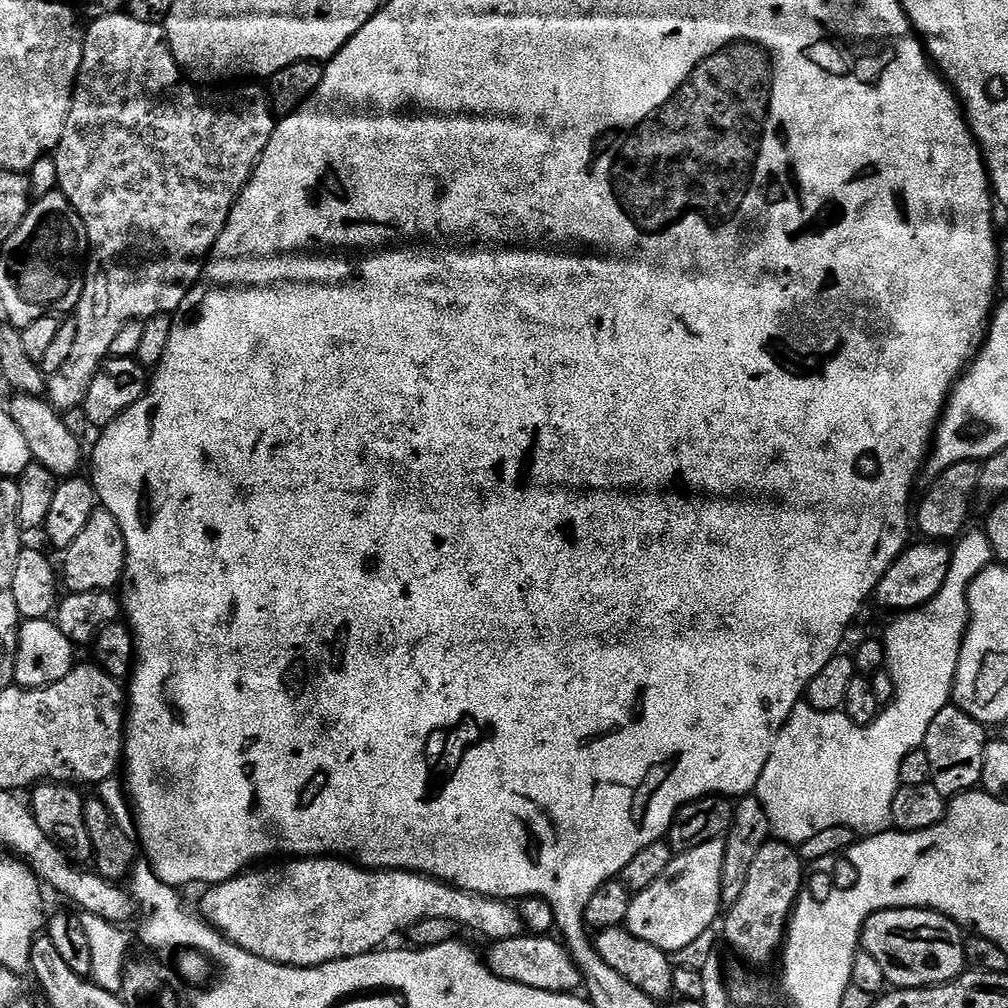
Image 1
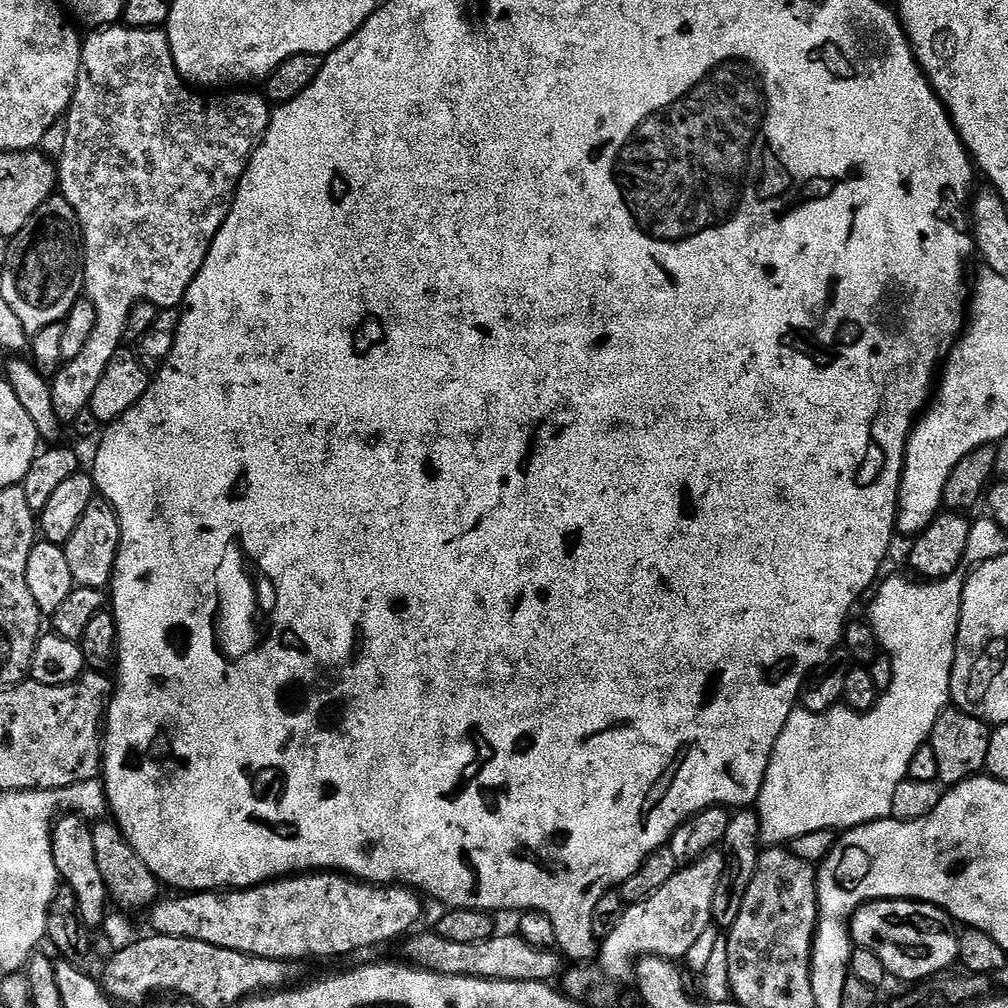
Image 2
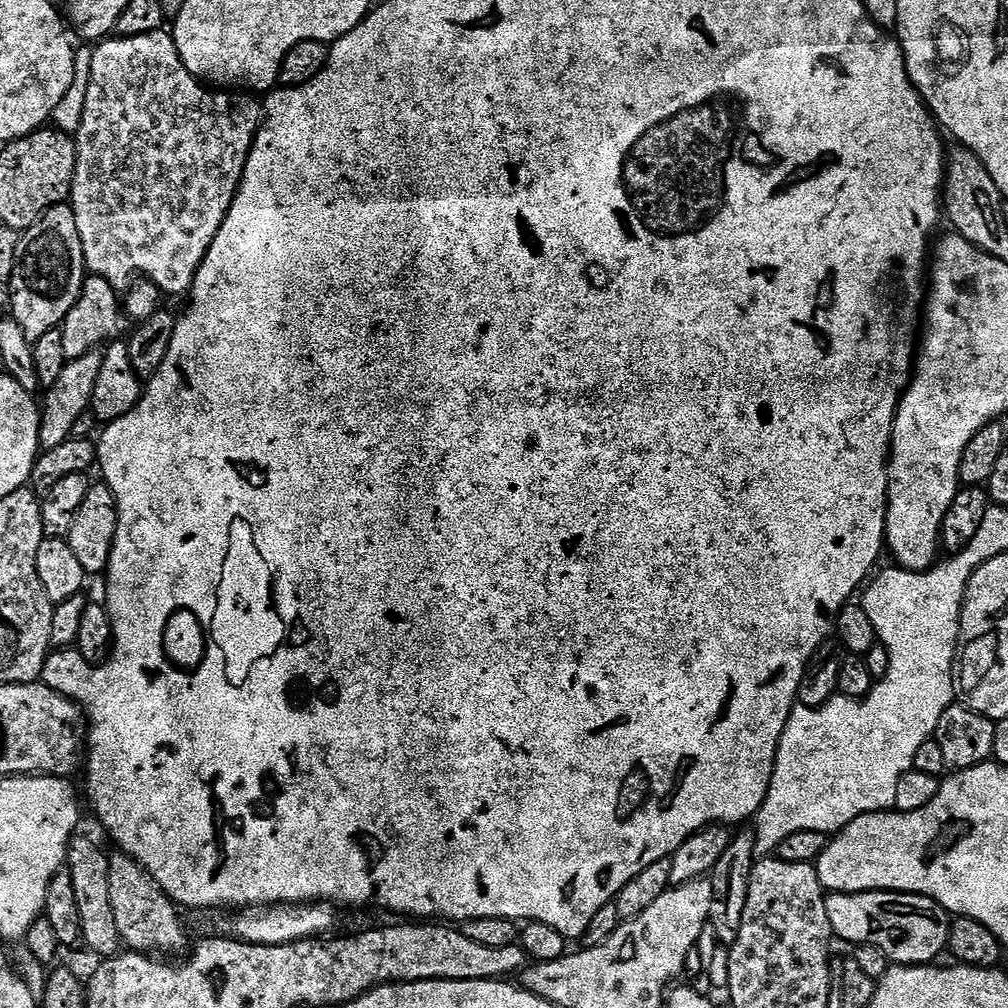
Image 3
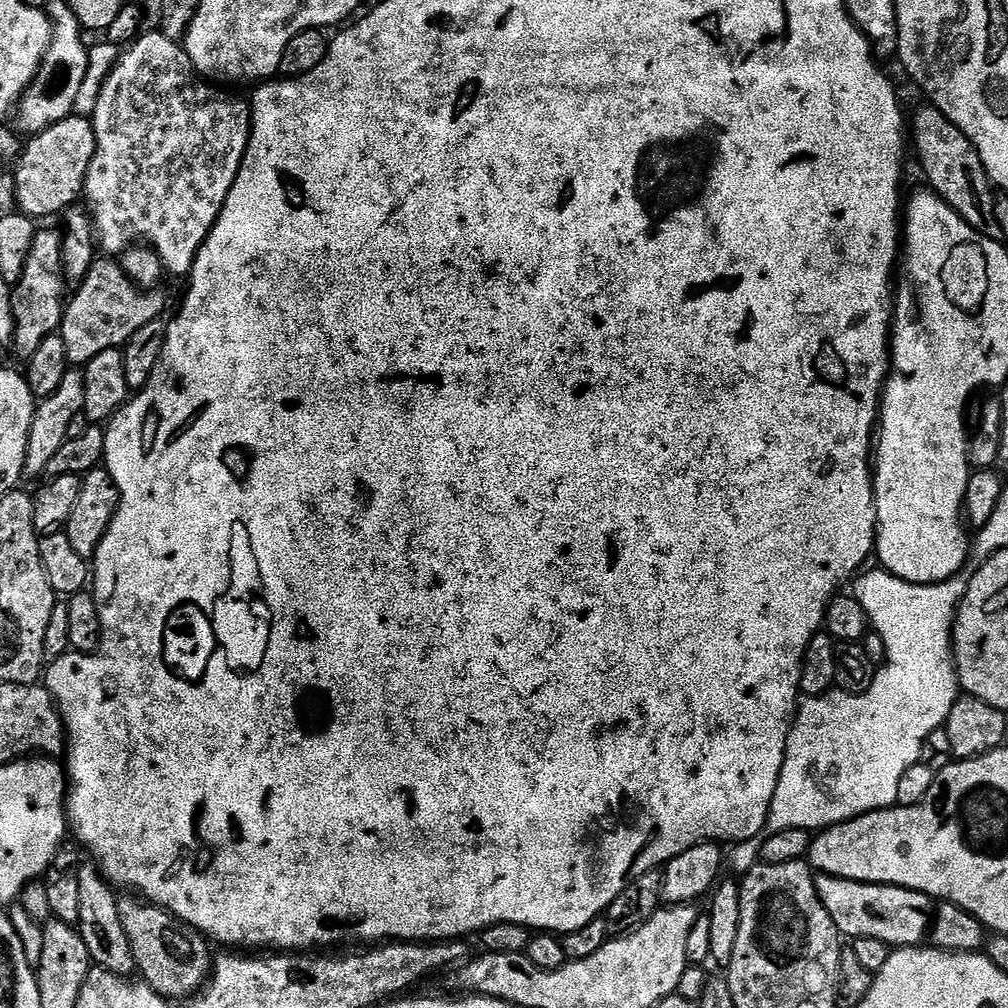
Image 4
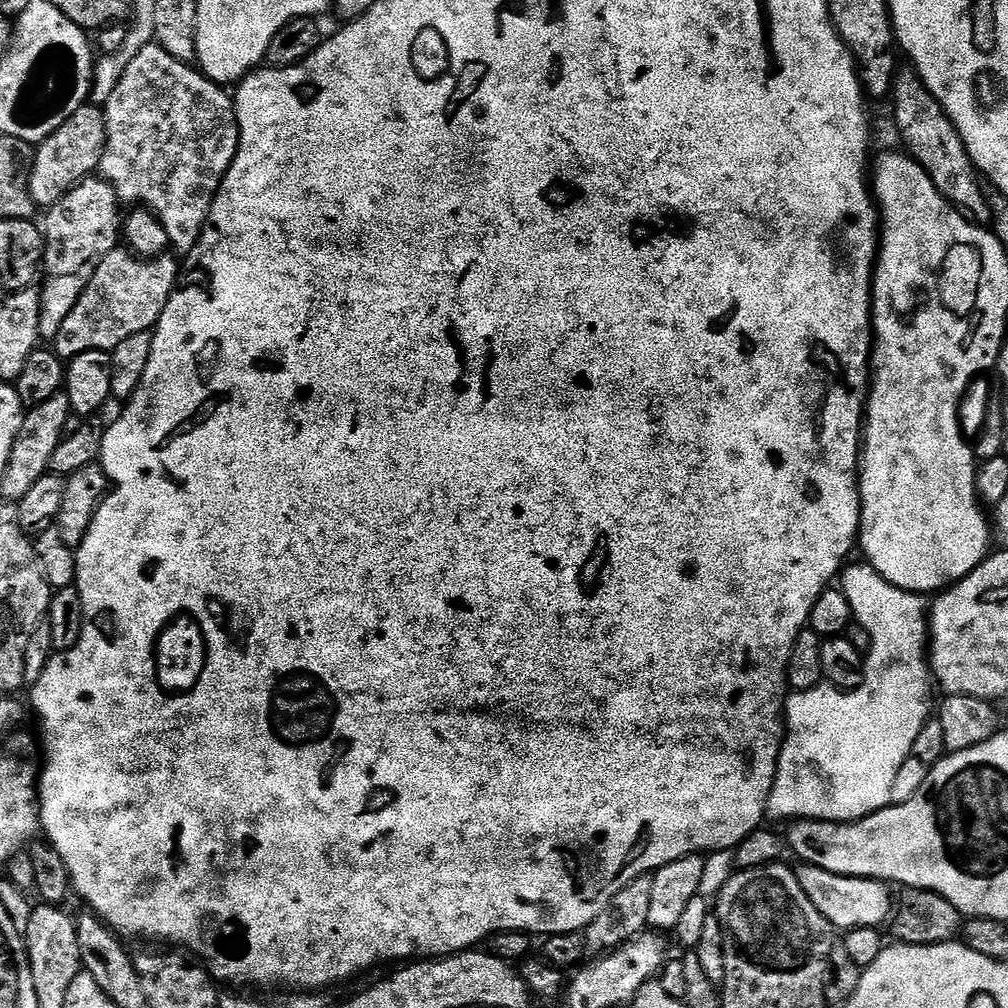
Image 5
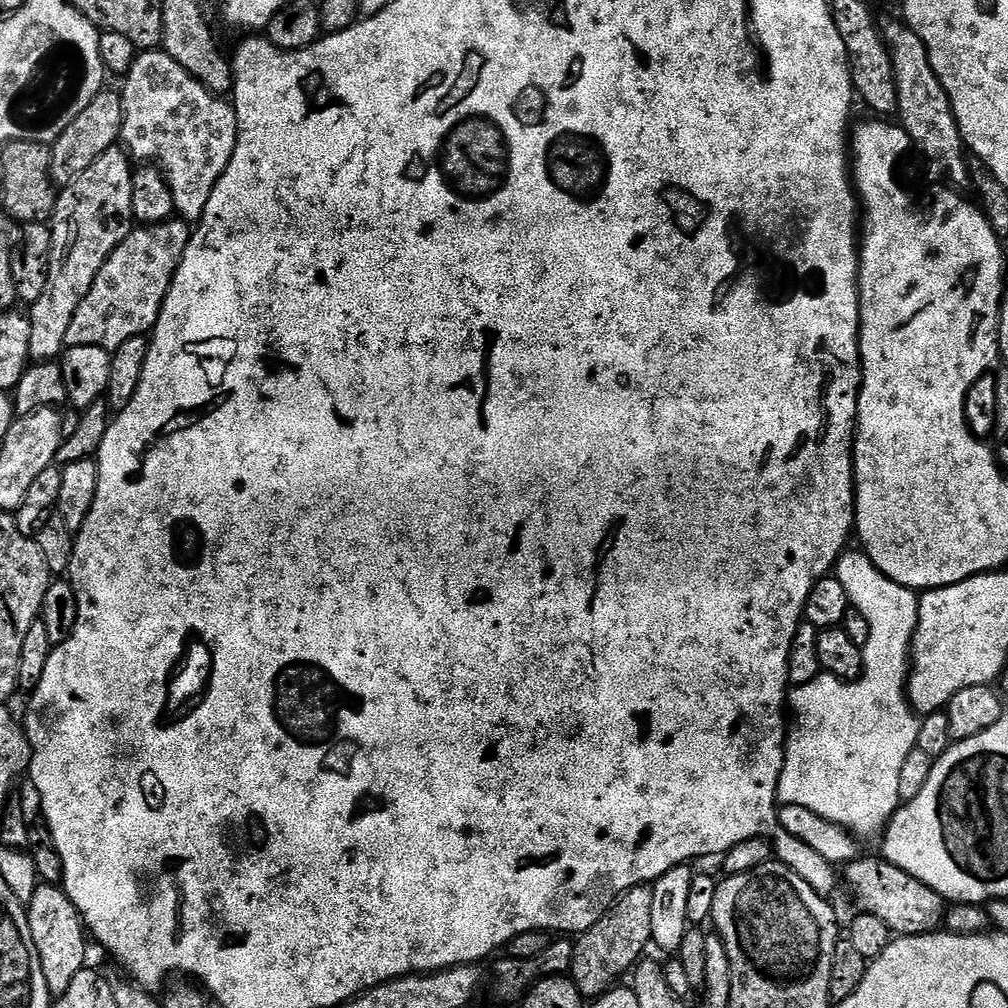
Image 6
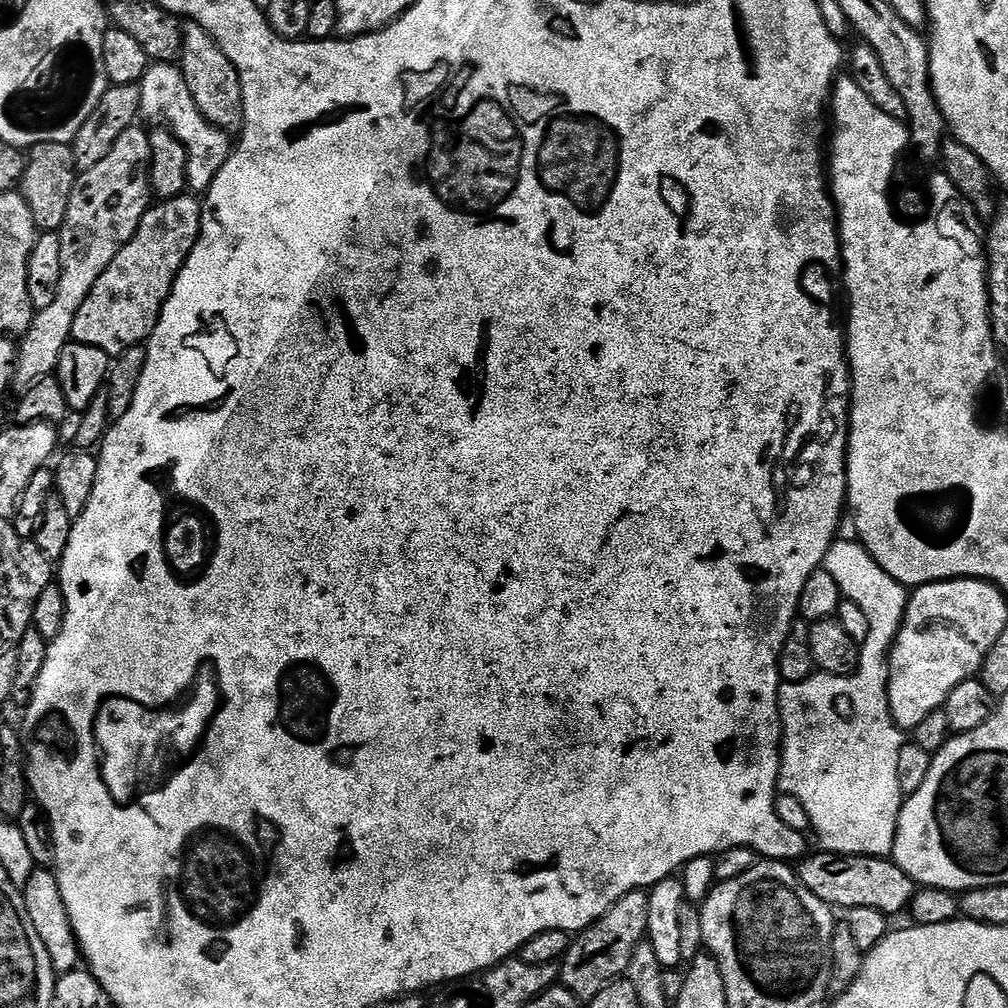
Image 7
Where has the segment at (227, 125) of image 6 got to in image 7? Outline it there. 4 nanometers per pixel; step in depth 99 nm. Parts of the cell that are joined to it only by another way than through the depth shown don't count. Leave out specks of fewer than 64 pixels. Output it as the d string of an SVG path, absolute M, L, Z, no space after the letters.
M149 63L139 85L141 113L152 120L161 116L164 119L161 121L176 133L176 137L184 143L184 149L188 151L188 188L196 194L207 193L218 170L222 170L232 154L234 144L229 133L211 124L202 114L202 110L198 110L194 94L190 94L190 86L186 86L186 78L175 63Z

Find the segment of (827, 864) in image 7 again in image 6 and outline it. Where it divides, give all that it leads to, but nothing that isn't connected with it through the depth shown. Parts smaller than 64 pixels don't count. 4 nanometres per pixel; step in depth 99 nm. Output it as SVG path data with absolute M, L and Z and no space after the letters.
M864 856L852 860L842 872L842 880L848 883L850 891L856 895L860 912L869 912L882 922L897 937L923 936L937 931L943 925L946 915L946 901L933 888L926 886L926 882L918 882L906 870L894 866L888 860L876 856Z

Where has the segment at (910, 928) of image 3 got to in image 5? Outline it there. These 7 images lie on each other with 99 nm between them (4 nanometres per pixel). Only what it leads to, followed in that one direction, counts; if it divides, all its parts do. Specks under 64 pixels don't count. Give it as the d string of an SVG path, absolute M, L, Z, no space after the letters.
M804 866L801 869L798 875L804 882L804 889L827 913L837 929L880 928L891 916L893 919L892 892L888 889L891 887L885 881L874 880L866 876L839 876L811 866Z

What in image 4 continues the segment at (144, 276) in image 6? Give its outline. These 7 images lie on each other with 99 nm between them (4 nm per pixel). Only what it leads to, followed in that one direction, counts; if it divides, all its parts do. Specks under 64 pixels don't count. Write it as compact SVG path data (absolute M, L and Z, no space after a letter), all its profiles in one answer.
M112 258L97 259L90 271L84 275L83 280L79 281L76 293L71 293L64 309L64 319L61 320L58 334L62 342L66 342L66 354L68 363L72 366L83 366L94 358L94 354L102 354L102 350L111 348L123 349L125 342L134 338L146 322L154 322L161 319L164 313L164 296L160 290L141 290L137 288L134 281L127 276L119 263Z

